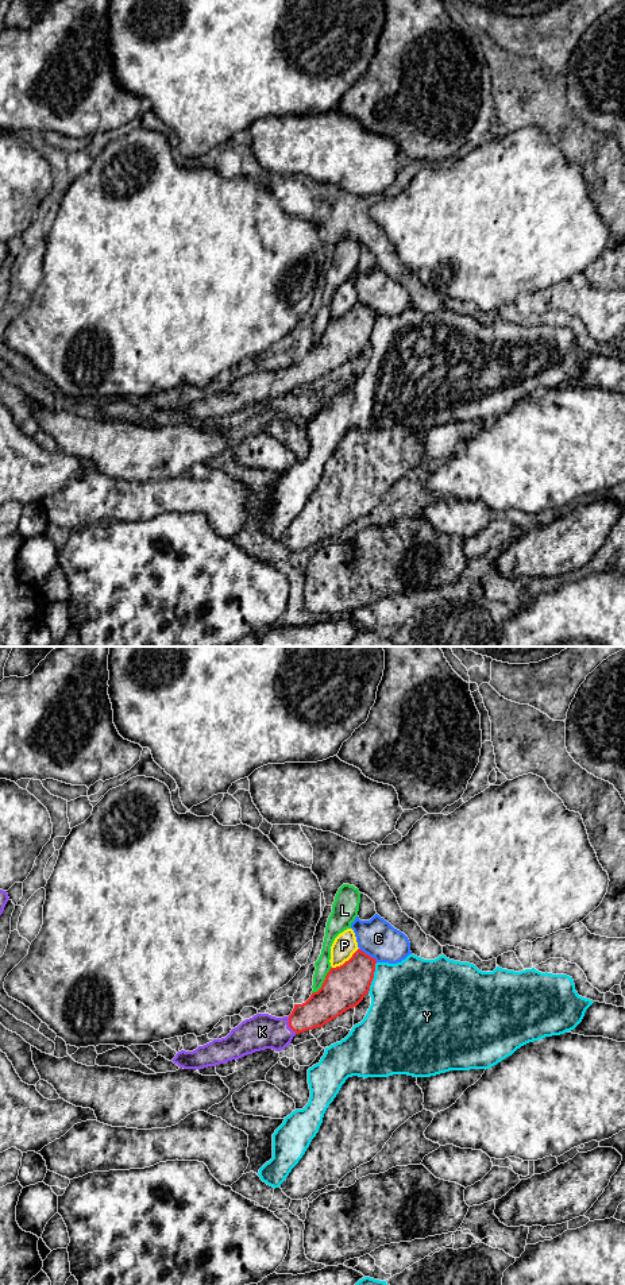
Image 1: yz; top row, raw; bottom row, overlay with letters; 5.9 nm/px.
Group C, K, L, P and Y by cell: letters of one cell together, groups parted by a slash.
C / K / L / P / Y

